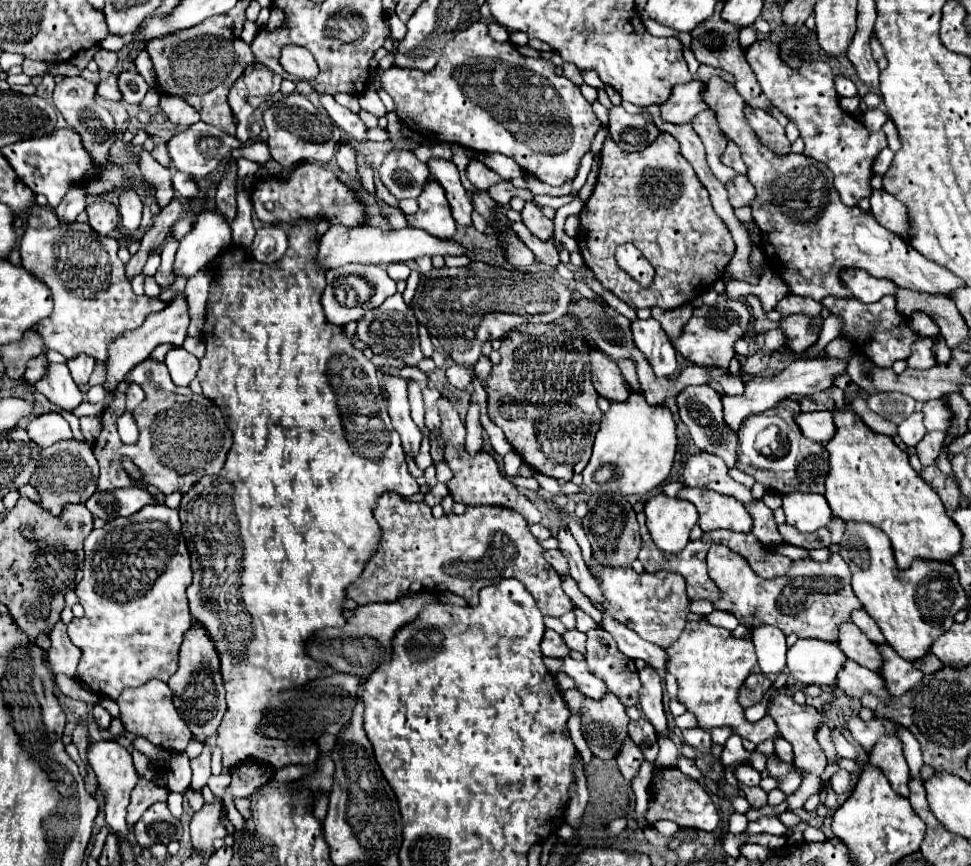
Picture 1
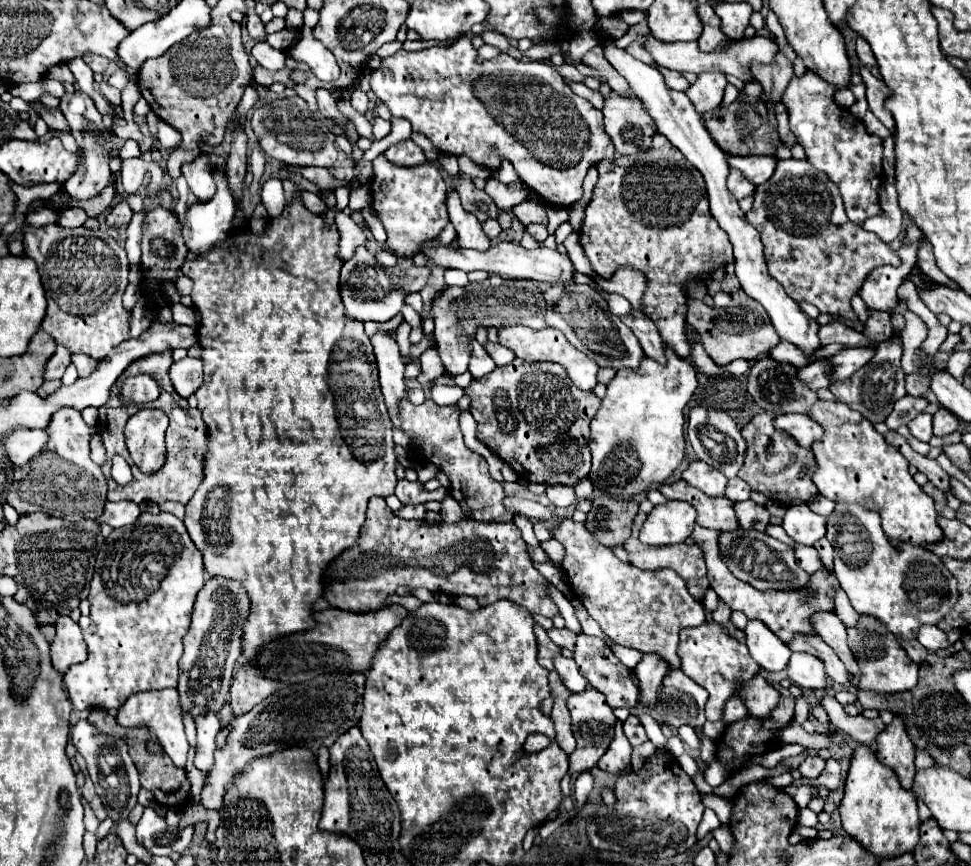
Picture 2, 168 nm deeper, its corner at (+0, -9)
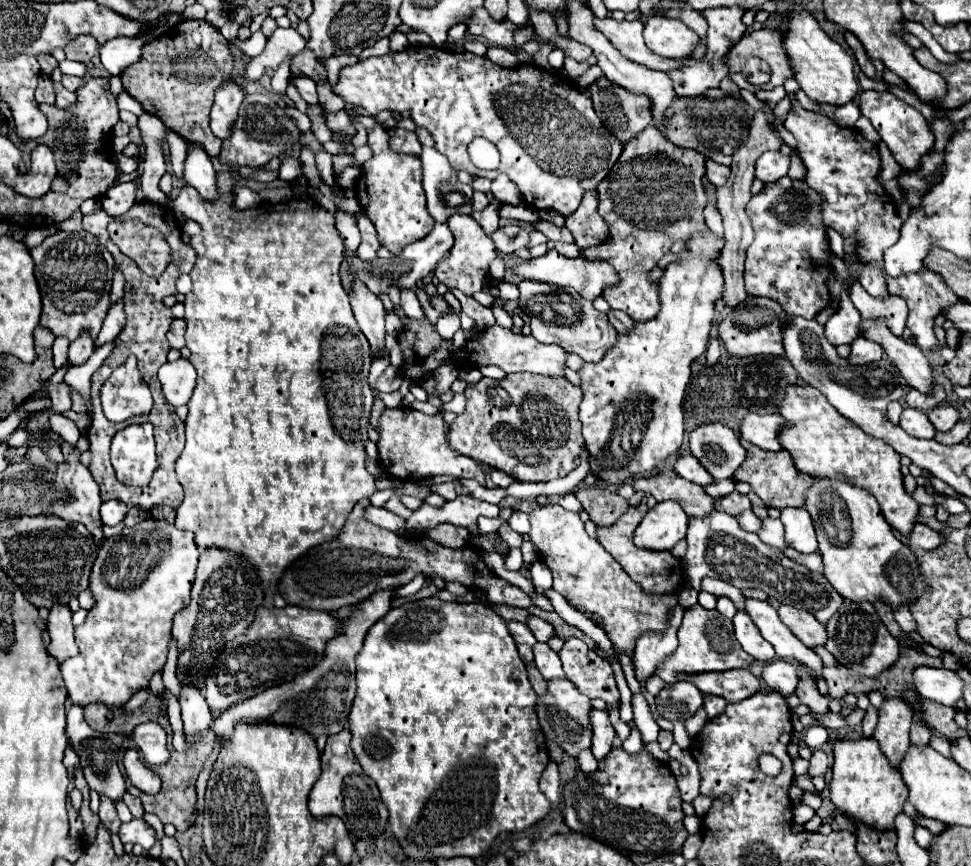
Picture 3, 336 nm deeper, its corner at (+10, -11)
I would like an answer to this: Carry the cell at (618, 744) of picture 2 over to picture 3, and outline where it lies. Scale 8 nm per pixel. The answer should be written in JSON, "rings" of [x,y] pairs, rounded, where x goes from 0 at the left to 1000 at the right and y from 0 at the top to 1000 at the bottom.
{"rings":[[[608,819],[608,835],[610,835],[610,870],[614,876],[622,876],[622,872],[630,865],[632,856],[632,839],[626,833],[626,823],[618,819]]]}

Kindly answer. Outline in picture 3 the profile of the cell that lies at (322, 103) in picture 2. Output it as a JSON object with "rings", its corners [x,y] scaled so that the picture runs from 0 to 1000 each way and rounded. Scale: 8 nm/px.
{"rings":[[[301,87],[299,94],[301,94],[301,98],[305,98],[307,107],[313,112],[315,119],[327,119],[325,96],[319,89],[315,89],[315,87]]]}

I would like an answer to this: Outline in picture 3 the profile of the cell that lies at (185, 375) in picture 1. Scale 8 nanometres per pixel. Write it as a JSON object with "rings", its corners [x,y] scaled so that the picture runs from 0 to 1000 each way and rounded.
{"rings":[[[183,415],[179,419],[169,419],[163,428],[169,458],[175,468],[192,468],[198,458],[202,445],[202,428],[194,415]]]}

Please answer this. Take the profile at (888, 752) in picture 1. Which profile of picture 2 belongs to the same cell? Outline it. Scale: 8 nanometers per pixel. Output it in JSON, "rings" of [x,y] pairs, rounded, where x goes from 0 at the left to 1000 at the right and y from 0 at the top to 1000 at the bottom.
{"rings":[[[925,828],[902,851],[902,874],[908,883],[917,886],[931,911],[939,911],[941,904],[941,860],[933,851],[933,842],[929,842],[929,833]]]}

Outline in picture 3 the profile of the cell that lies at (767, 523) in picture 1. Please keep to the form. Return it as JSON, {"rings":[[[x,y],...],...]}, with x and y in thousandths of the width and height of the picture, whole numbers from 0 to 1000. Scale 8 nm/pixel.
{"rings":[[[756,565],[752,572],[737,576],[737,579],[735,579],[735,585],[737,585],[737,590],[746,590],[746,592],[758,597],[758,595],[762,595],[762,590],[772,588],[774,583],[772,583],[772,576],[770,576],[768,572],[760,569],[760,567]]]}

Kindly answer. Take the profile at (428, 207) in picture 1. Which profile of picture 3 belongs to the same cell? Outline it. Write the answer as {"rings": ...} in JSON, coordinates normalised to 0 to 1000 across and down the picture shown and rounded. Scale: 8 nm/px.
{"rings":[[[383,147],[379,151],[379,167],[383,172],[383,184],[377,186],[373,202],[365,216],[365,223],[379,253],[385,258],[393,285],[410,294],[418,283],[437,276],[445,267],[447,253],[439,241],[433,184],[426,179],[404,174],[400,170],[400,161],[402,156],[395,147],[391,149]]]}

